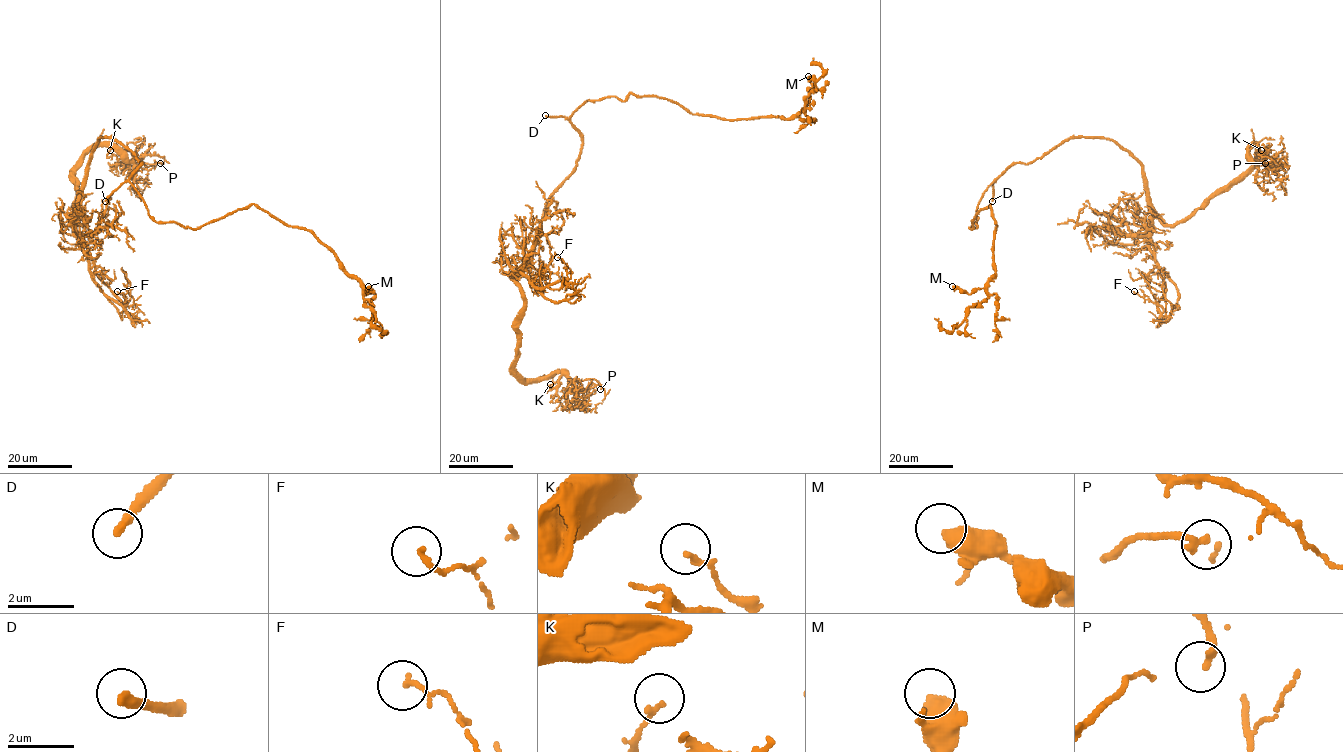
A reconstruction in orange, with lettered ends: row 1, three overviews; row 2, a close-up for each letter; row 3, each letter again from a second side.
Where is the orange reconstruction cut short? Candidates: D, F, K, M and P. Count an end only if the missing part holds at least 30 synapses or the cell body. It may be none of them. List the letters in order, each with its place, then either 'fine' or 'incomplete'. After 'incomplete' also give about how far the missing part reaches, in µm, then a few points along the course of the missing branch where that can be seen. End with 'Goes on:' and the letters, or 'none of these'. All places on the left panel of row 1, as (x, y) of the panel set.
D: place (105, 201); incomplete; missing 100 µm
F: place (117, 291); fine
K: place (110, 150); fine
M: place (368, 286); fine
P: place (160, 163); fine
Goes on: D

